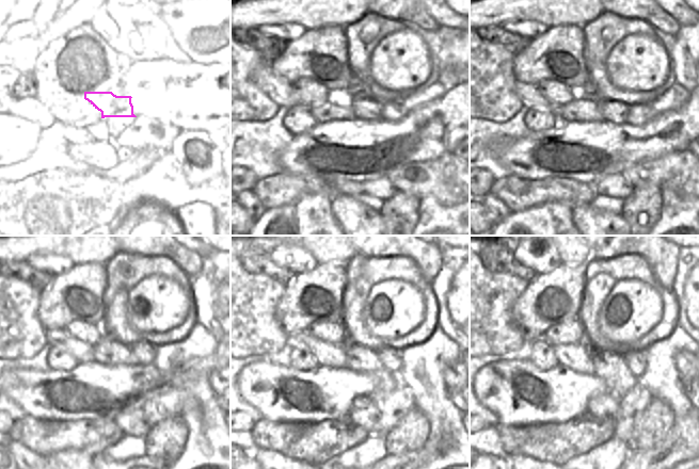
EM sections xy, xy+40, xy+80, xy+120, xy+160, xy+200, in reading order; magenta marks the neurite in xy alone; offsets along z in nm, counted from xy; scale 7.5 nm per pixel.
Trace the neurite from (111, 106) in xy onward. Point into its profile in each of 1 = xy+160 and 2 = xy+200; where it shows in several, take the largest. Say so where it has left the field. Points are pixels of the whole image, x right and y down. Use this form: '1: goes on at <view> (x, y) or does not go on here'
1: goes on at xy+160 (391, 357)
2: goes on at xy+200 (635, 359)

